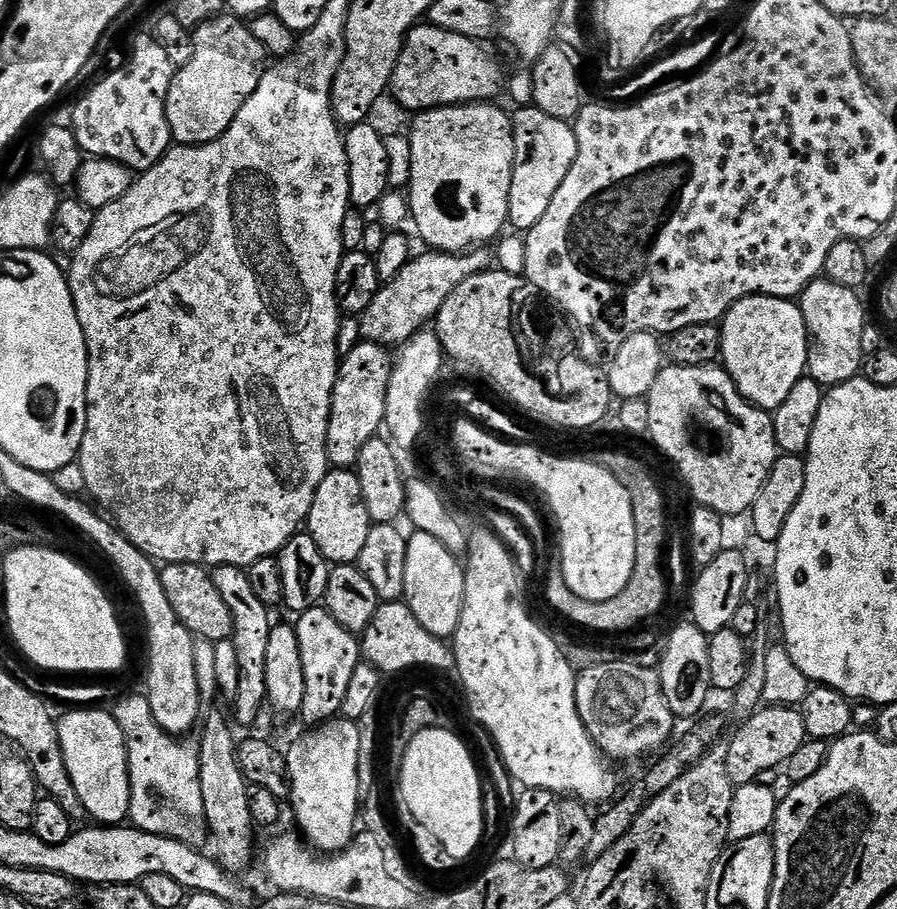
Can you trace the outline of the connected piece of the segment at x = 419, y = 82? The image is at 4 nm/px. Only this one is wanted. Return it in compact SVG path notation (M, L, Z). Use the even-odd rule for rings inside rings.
M421 22L404 37L404 49L392 75L390 92L409 113L429 108L450 108L453 104L492 102L506 88L506 72L478 40L450 34L450 30Z

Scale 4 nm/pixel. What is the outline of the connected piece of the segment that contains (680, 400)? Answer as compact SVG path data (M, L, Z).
M716 364L664 366L646 399L650 406L648 436L672 459L673 466L688 483L695 503L712 508L725 518L740 516L743 512L745 515L754 498L758 498L778 455L771 415L746 400L723 367Z

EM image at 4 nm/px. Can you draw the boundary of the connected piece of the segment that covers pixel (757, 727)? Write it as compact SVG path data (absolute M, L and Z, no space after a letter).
M761 707L739 727L732 740L727 741L726 774L734 786L759 781L763 772L772 772L779 764L780 767L787 765L788 760L794 758L798 746L802 746L809 739L799 707Z

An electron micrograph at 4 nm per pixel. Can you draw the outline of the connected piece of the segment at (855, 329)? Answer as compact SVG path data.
M817 278L804 287L798 297L809 339L807 375L814 377L822 386L845 384L861 375L865 358L862 332L866 319L860 295L857 289Z

